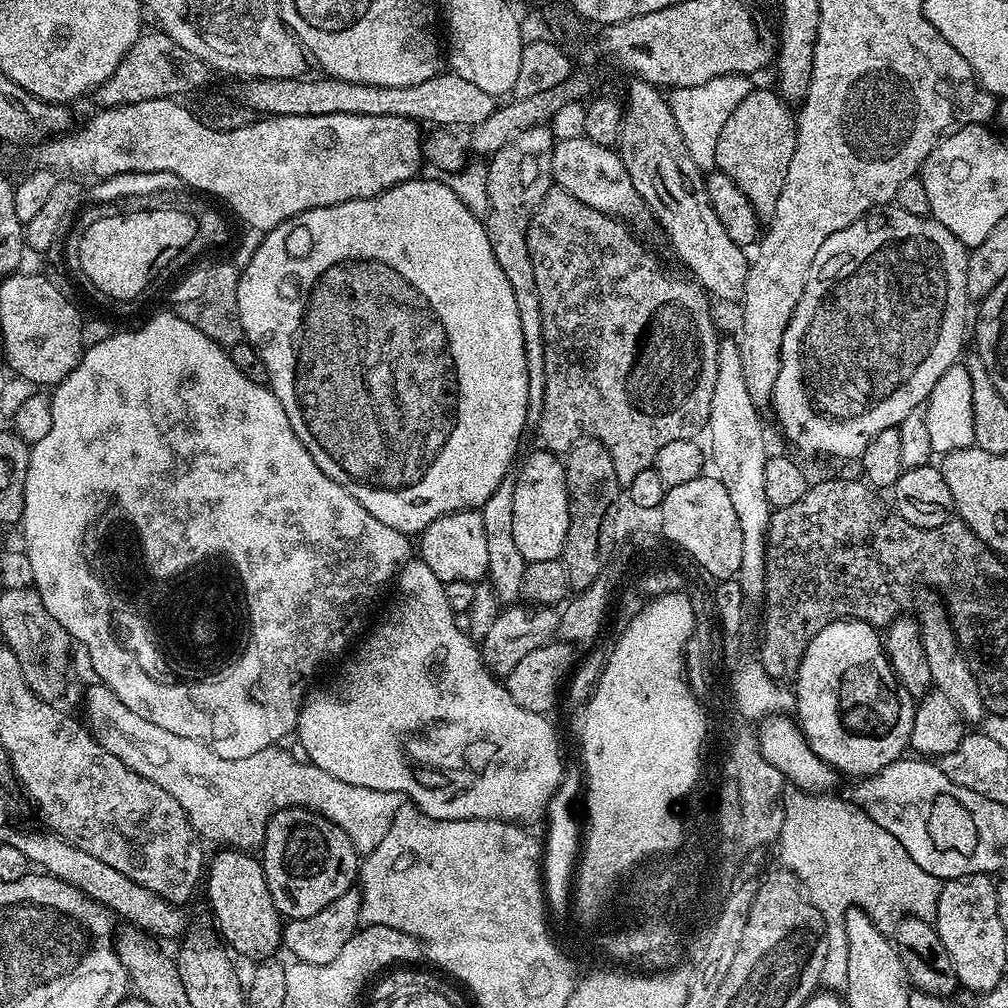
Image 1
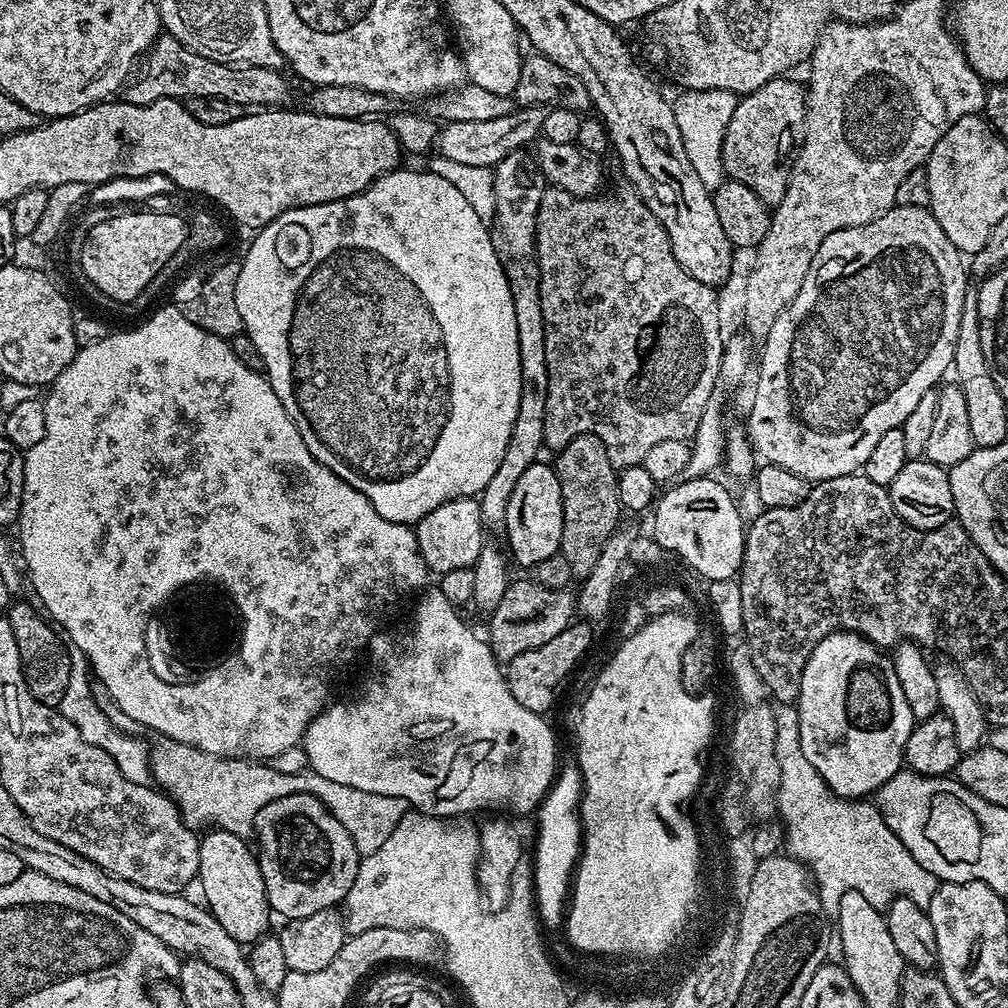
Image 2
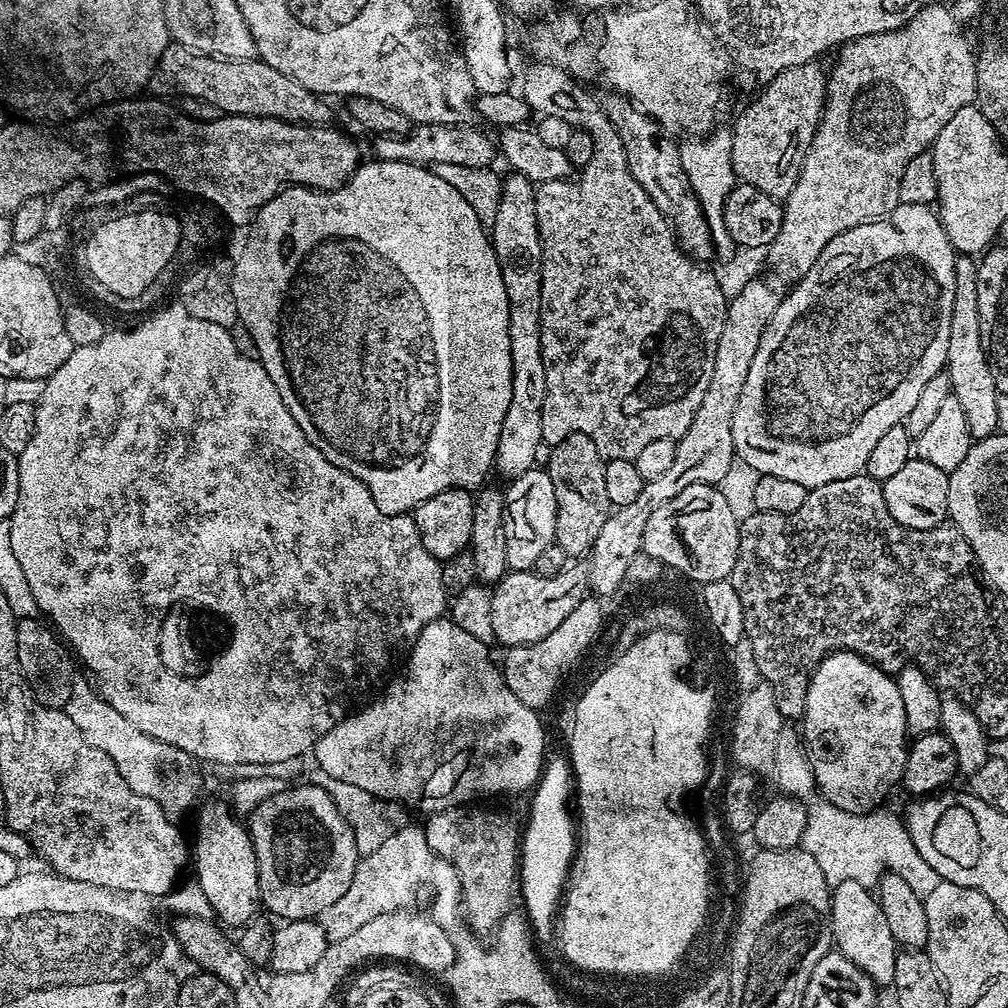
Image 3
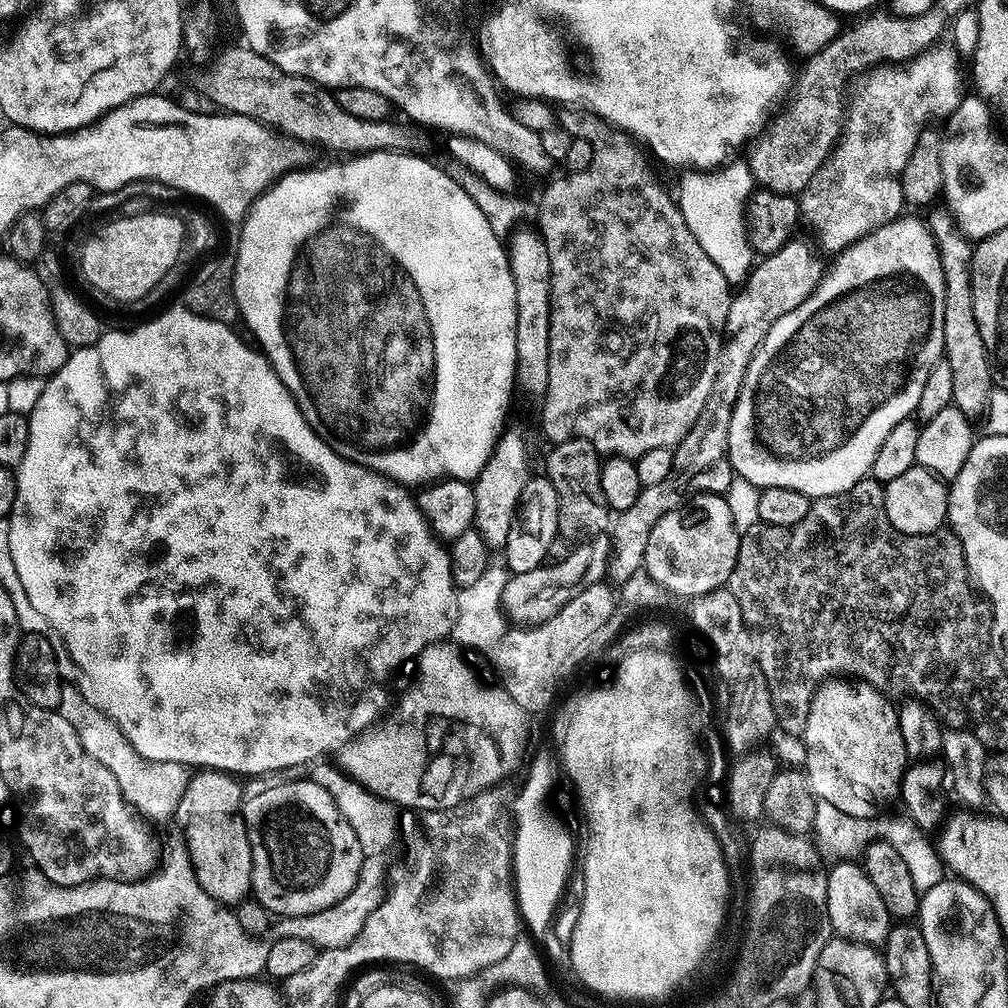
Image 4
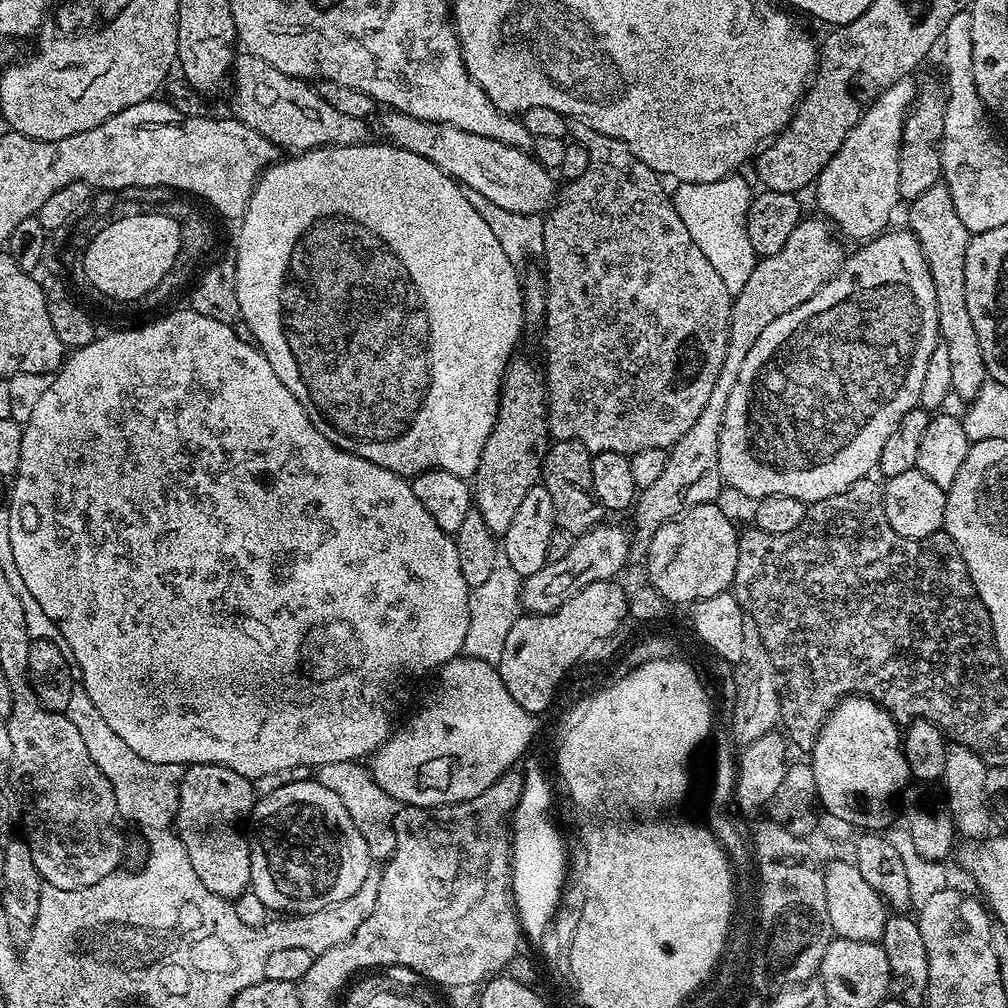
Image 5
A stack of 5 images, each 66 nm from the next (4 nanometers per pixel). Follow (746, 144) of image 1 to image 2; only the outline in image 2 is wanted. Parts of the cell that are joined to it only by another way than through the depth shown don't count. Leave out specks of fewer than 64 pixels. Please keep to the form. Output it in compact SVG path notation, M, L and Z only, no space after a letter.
M790 78L766 82L748 95L741 95L736 102L734 114L726 126L722 142L722 158L725 173L731 179L742 182L763 204L775 206L786 194L792 163L804 141L806 122L806 88Z

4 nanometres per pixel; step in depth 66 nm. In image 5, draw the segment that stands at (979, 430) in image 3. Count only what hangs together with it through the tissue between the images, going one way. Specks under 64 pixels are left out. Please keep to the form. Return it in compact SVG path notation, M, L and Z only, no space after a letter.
M944 183L935 184L917 200L911 201L908 212L910 231L920 240L924 256L934 278L934 290L938 294L938 330L940 343L946 346L950 357L952 391L955 399L971 402L976 399L990 377L986 362L982 358L982 346L978 342L978 330L970 319L970 309L966 306L966 250L970 233L962 226L958 210L954 210L954 198Z

